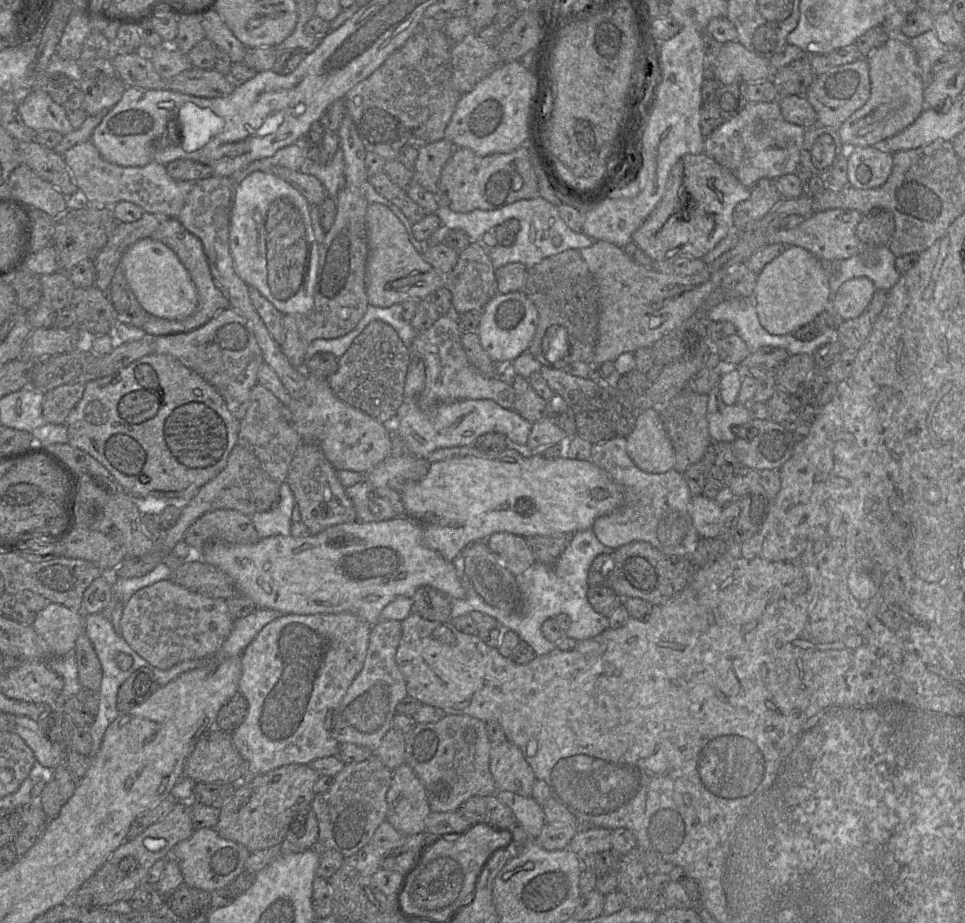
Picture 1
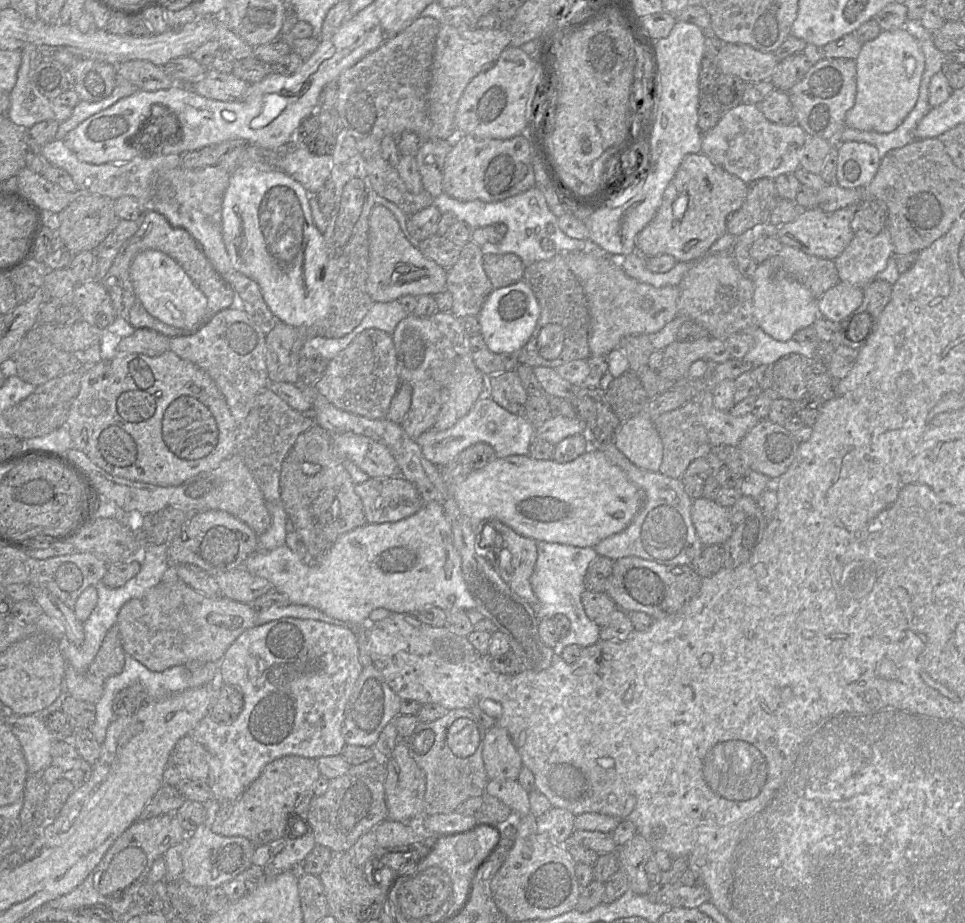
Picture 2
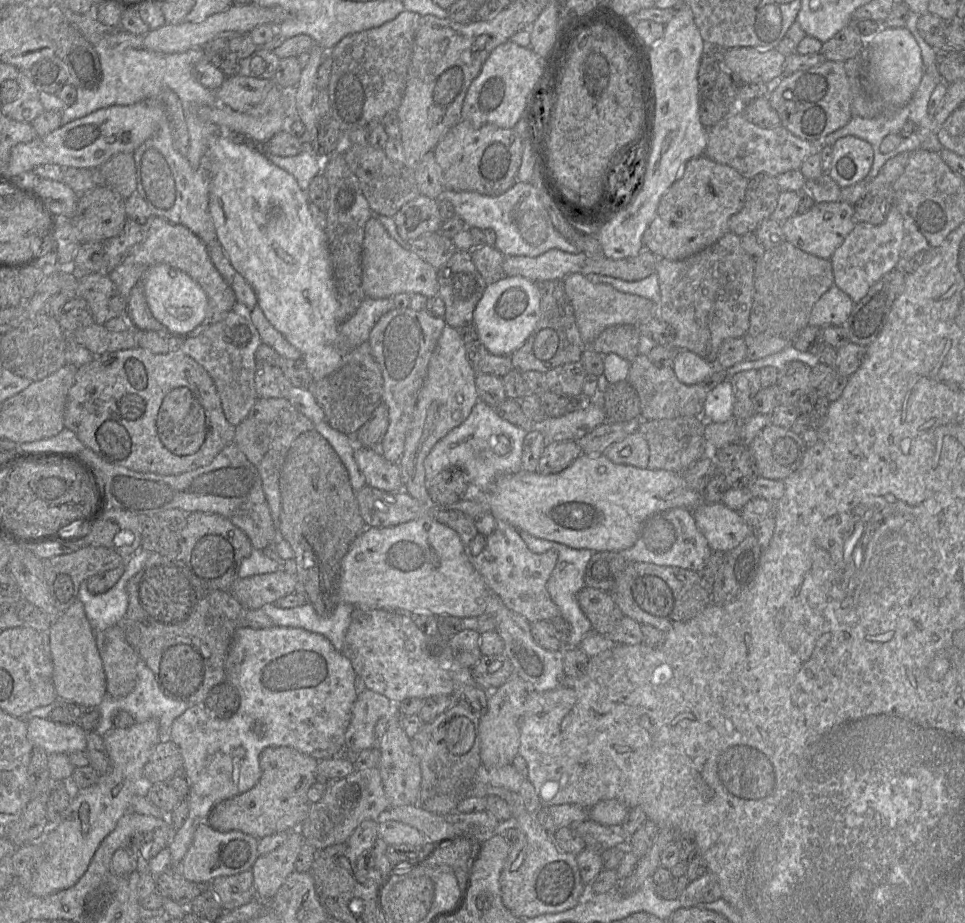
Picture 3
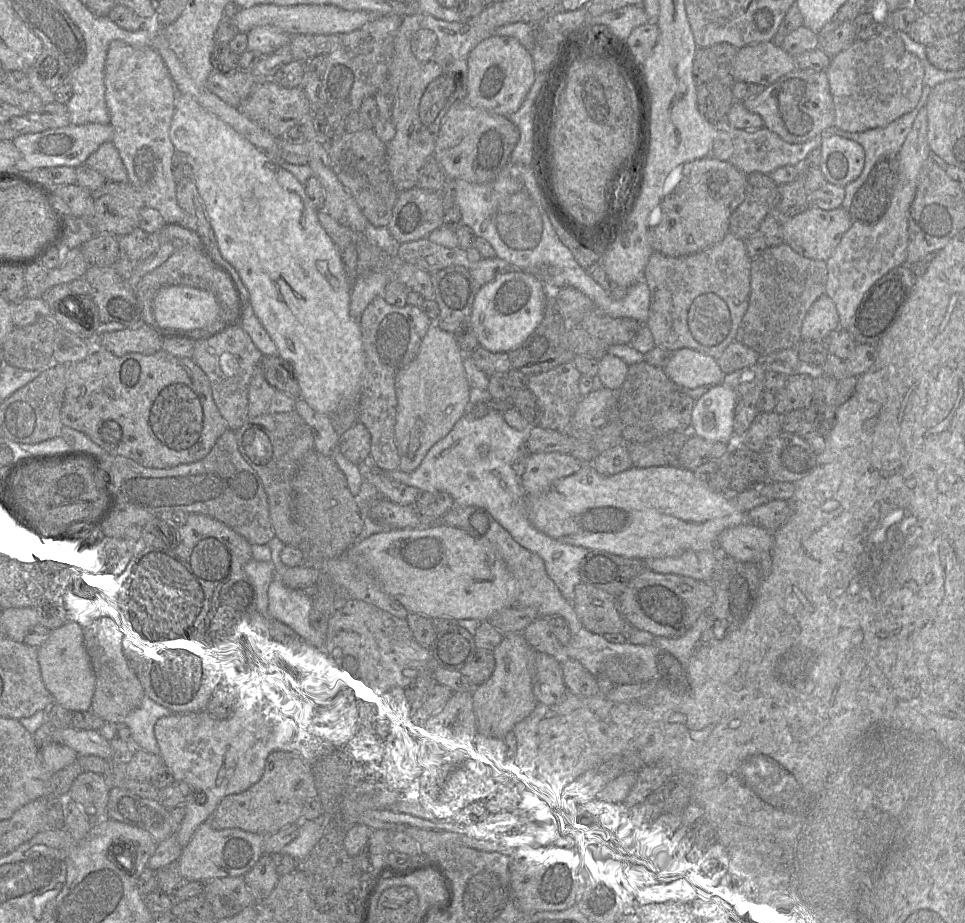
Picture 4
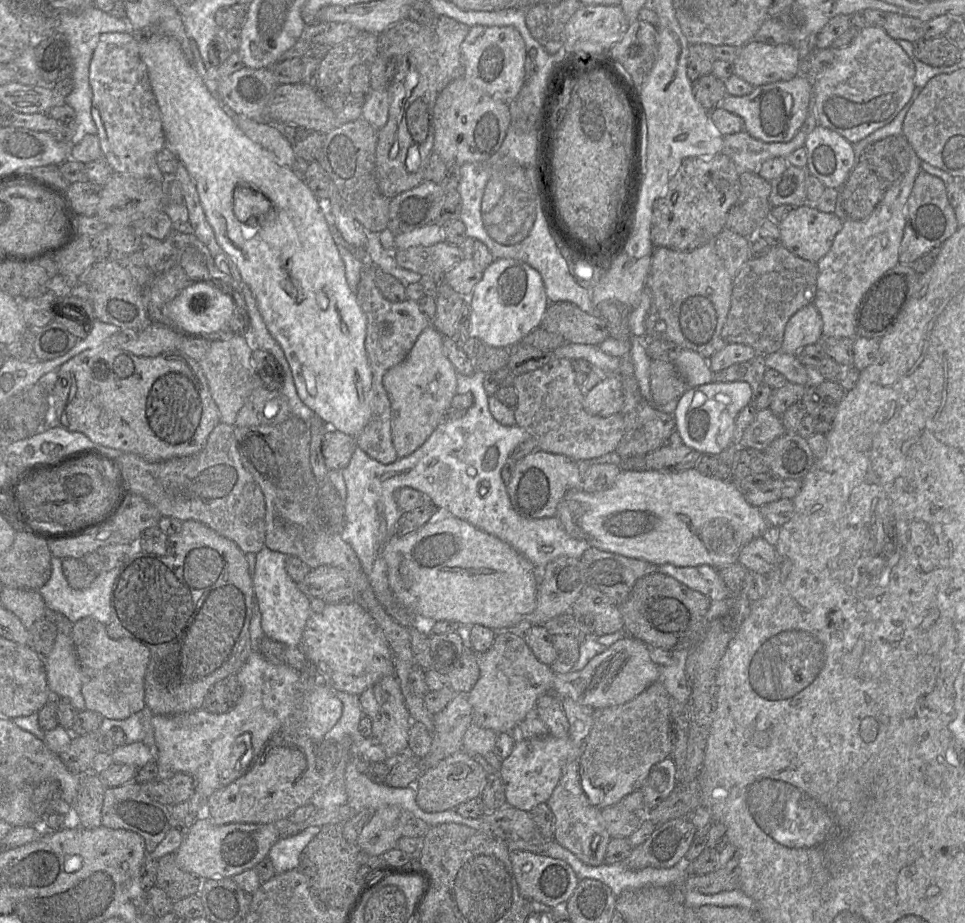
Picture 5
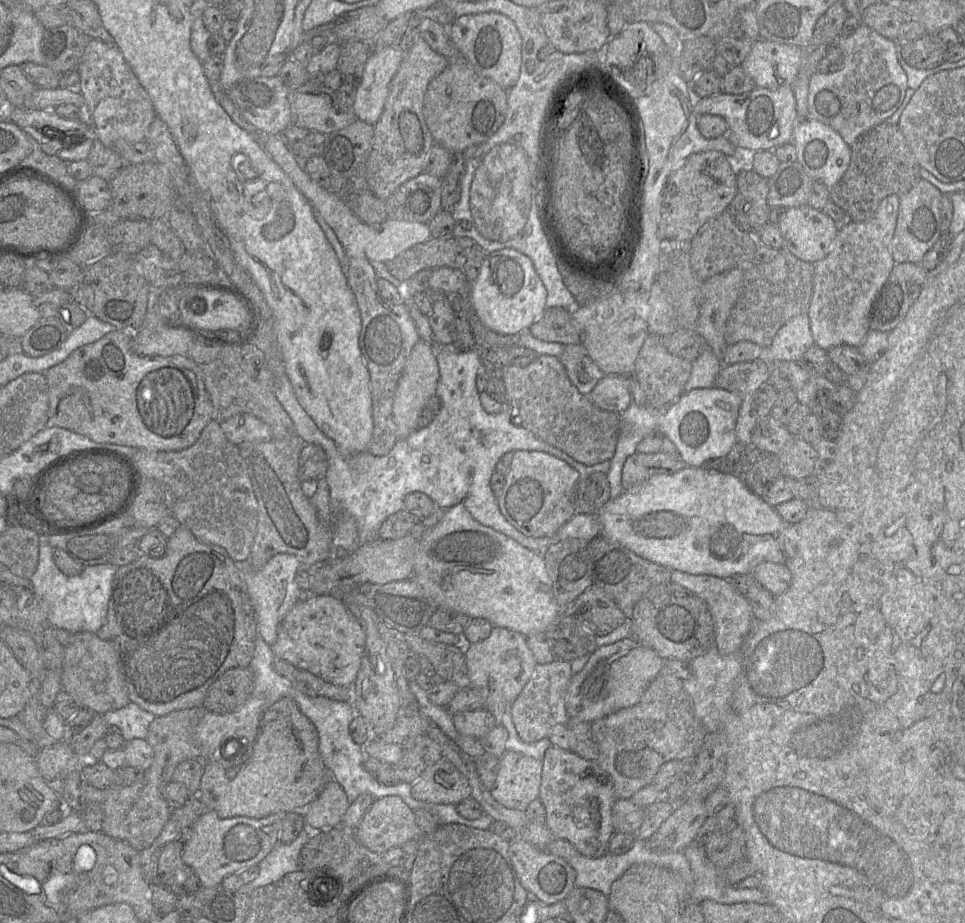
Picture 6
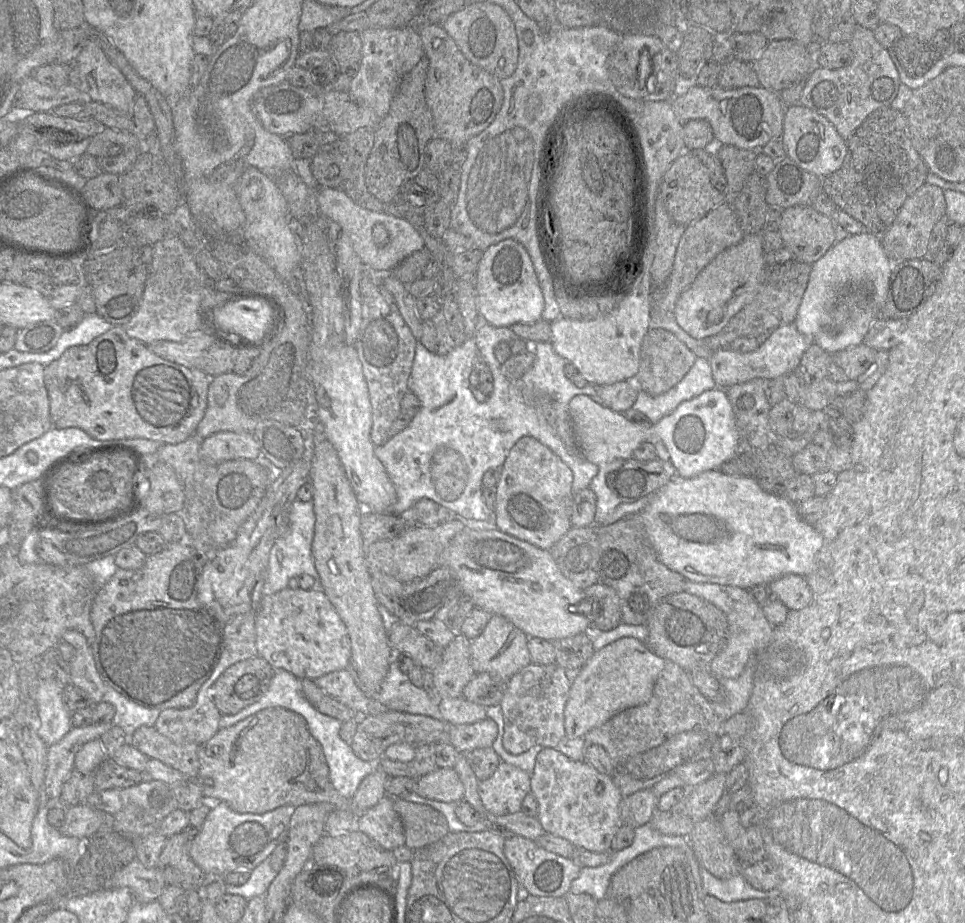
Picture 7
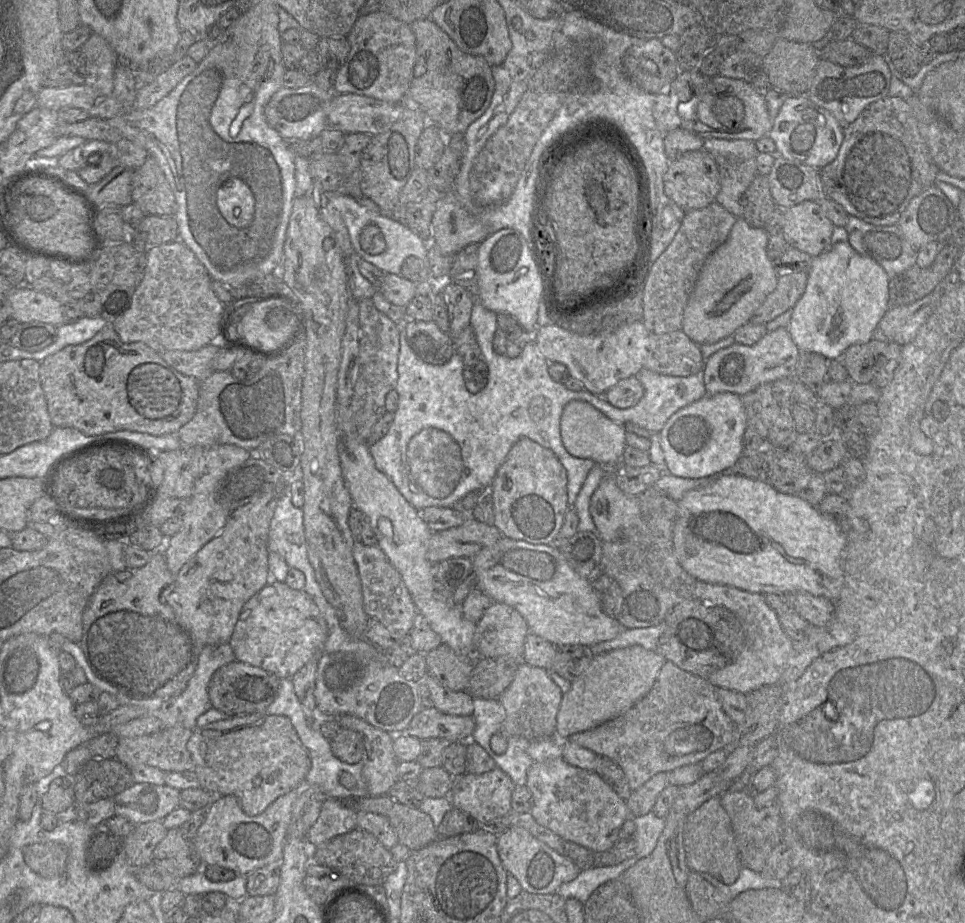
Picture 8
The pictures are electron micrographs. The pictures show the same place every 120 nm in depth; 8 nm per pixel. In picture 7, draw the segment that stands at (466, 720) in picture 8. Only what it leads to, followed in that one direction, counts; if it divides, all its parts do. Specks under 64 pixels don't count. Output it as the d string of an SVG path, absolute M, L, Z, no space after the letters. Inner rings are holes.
M487 718L472 724L450 725L449 743L459 753L466 753L476 748L492 747L497 734L497 724Z

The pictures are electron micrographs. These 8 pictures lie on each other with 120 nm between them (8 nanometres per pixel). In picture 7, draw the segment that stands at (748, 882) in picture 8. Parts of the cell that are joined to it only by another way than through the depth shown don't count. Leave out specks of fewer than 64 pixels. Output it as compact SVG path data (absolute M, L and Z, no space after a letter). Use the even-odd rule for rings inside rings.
M700 866L700 877L704 893L723 902L781 896L781 892L778 888L772 890L758 890L754 888L747 882L742 874L738 874L729 879L719 879Z

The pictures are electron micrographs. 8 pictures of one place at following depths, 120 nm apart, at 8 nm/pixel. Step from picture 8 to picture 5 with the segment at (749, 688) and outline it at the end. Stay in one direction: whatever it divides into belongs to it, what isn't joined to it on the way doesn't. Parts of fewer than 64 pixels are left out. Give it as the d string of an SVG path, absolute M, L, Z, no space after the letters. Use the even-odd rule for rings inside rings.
M662 564L657 567L657 572L675 578L689 588L706 595L711 601L725 600L730 596L730 591L718 570L707 564L690 567Z

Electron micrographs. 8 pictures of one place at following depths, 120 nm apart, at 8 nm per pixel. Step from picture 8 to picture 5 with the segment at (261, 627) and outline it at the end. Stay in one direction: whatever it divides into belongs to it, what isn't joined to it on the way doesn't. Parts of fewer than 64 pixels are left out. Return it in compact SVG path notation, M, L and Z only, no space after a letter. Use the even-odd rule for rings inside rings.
M357 602L325 605L318 613L312 613L306 623L298 647L306 658L314 663L334 689L359 696L381 678L394 675L394 660L385 635L374 618Z

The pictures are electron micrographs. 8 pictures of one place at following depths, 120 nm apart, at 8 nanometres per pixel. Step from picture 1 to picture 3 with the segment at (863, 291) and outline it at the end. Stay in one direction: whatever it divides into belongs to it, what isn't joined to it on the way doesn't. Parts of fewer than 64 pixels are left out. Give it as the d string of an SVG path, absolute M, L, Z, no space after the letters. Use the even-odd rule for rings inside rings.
M833 285L814 304L808 324L820 328L842 326L854 307L852 299Z

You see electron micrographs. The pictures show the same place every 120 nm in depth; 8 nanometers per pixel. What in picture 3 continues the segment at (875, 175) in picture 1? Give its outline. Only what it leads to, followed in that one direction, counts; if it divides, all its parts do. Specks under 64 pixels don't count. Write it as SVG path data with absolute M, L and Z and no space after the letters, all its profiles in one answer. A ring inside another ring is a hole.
M845 136L832 145L832 161L827 173L841 188L864 180L872 167L874 152L865 140Z

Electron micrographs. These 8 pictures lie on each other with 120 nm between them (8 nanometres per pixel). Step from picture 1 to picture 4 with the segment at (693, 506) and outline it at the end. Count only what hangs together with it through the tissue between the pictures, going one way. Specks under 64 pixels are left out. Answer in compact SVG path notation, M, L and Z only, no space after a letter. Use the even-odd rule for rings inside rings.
M747 522L723 531L717 547L738 562L758 561L761 554L771 552L773 533Z

